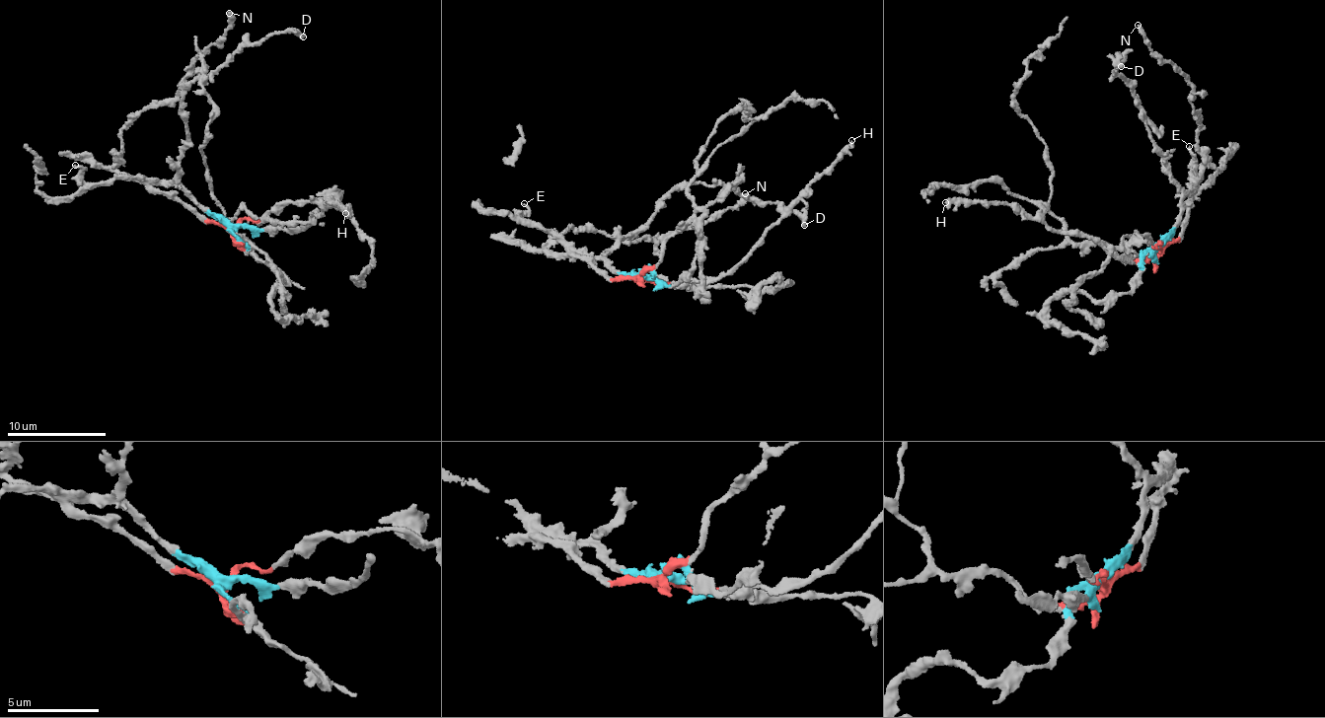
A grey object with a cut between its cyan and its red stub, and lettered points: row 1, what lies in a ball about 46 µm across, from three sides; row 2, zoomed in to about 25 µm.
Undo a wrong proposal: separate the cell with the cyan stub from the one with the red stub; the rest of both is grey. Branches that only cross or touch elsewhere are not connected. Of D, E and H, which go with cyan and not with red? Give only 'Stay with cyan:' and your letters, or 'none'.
Stay with cyan: D, E, H

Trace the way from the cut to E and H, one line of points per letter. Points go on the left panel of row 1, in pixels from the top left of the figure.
E: (231, 227), (203, 213), (178, 186), (120, 177), (100, 183), (88, 182), (74, 164)
H: (231, 227), (296, 232), (315, 214), (318, 218), (328, 201), (345, 213)

